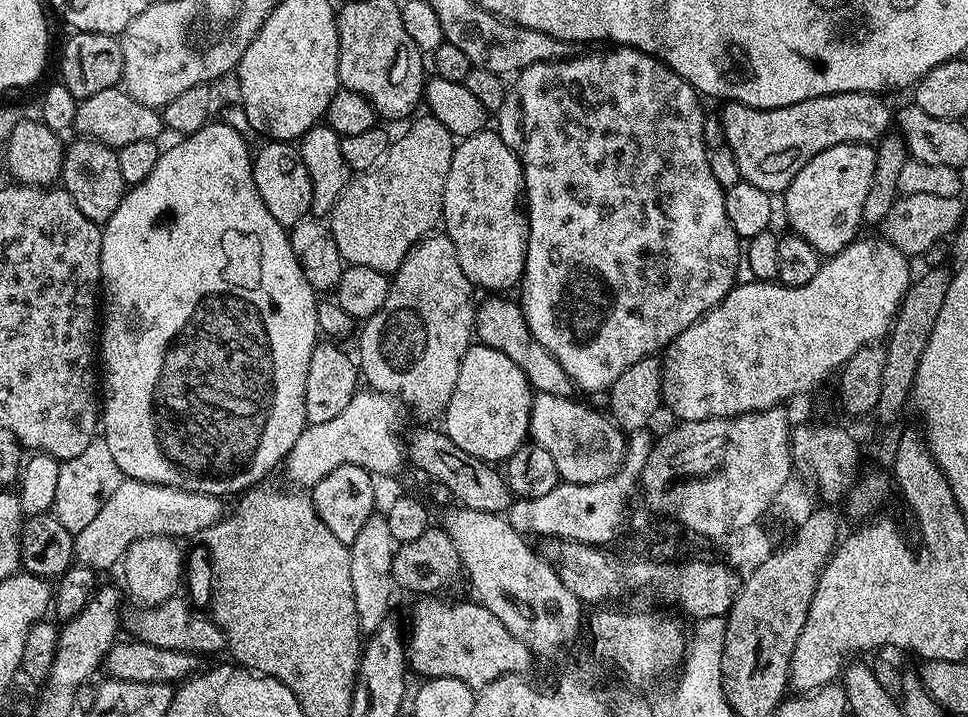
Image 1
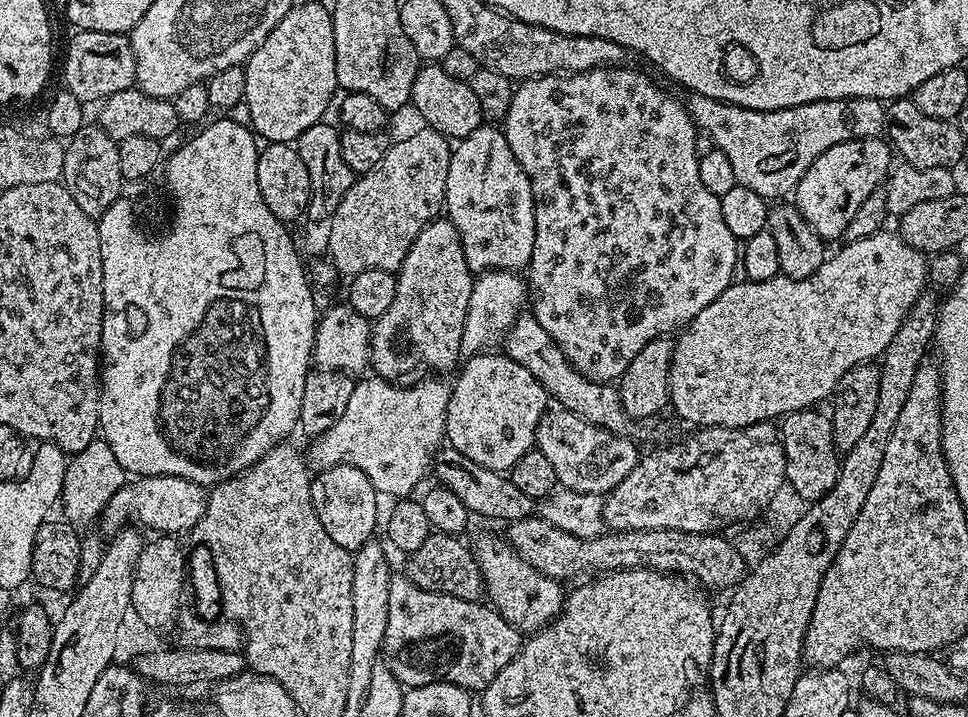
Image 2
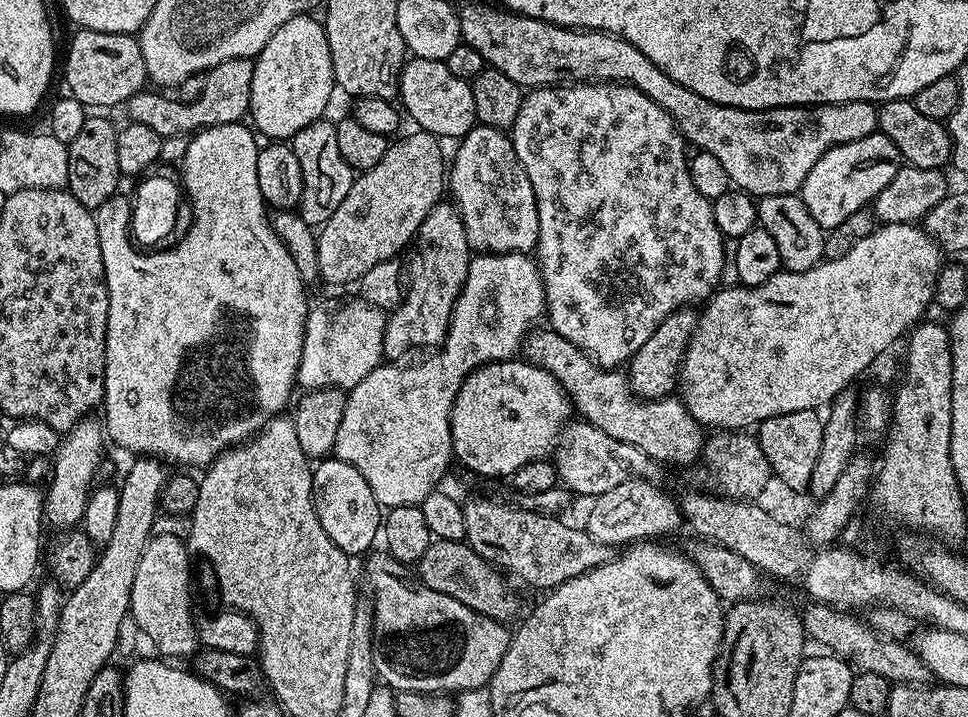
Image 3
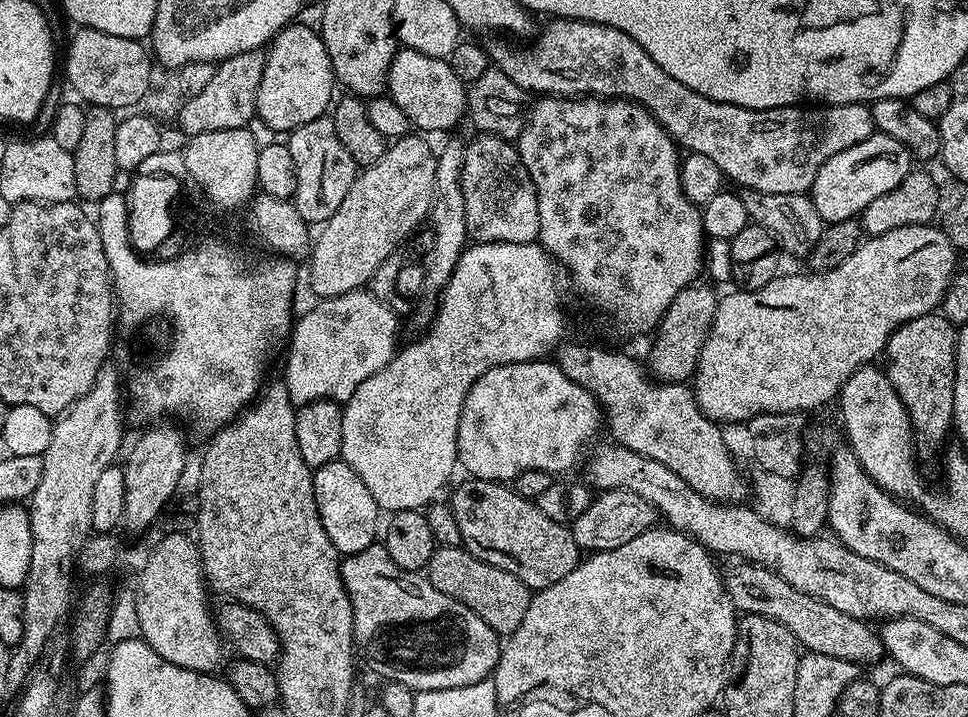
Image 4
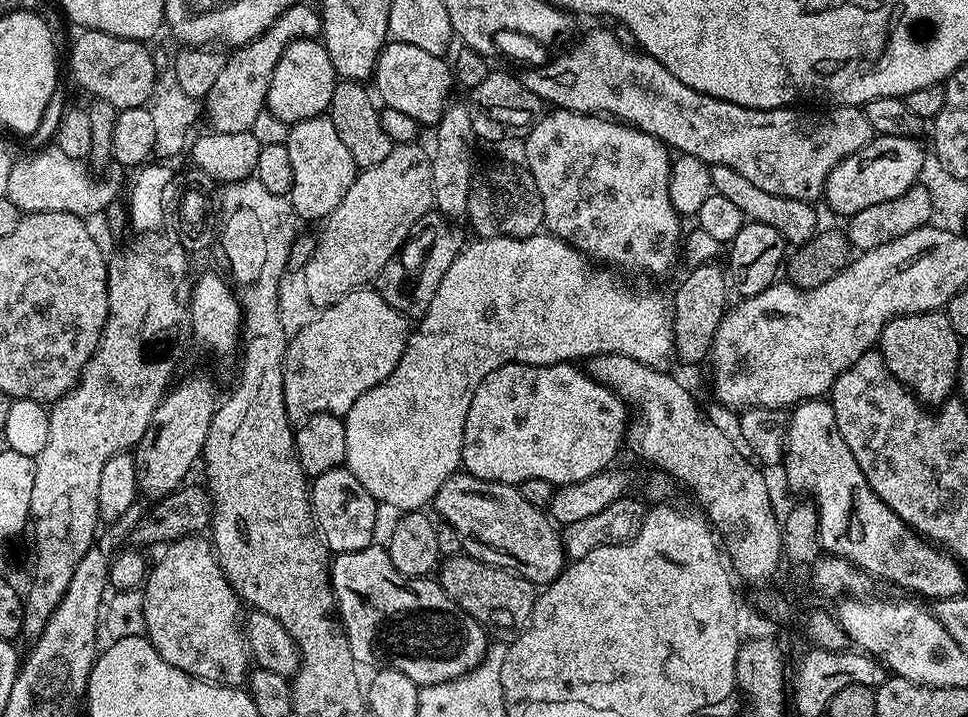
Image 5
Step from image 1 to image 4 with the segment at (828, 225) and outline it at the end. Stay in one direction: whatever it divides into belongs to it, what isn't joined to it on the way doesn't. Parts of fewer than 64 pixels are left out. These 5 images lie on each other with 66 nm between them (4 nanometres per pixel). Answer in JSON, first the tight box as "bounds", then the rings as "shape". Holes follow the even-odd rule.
{"bounds":[810,131,914,225],"shape":[[[873,131],[870,138],[858,142],[858,146],[850,146],[850,150],[842,150],[842,154],[834,154],[834,158],[830,158],[824,163],[822,170],[818,170],[810,189],[814,210],[818,210],[825,225],[859,217],[860,213],[866,210],[866,206],[874,202],[874,198],[882,198],[882,194],[890,194],[890,190],[894,190],[894,186],[898,186],[898,182],[902,182],[902,178],[906,178],[906,174],[913,171],[913,168],[914,157],[906,150],[906,146],[902,146],[902,142]]]}

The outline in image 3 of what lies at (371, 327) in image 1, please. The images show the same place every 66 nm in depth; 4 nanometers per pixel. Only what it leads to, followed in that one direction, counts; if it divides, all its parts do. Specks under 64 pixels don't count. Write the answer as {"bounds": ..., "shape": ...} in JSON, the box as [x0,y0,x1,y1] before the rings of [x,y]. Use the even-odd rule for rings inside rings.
{"bounds":[384,202,473,362],"shape":[[[451,202],[435,204],[426,214],[420,231],[414,241],[416,248],[416,265],[412,268],[412,281],[407,281],[406,291],[398,307],[393,308],[384,325],[384,354],[389,361],[396,362],[401,359],[403,352],[411,348],[428,348],[443,344],[448,327],[452,321],[452,311],[456,305],[456,299],[460,297],[462,286],[466,282],[468,263],[472,261],[473,253],[468,247],[466,238],[466,226],[462,226],[462,218],[458,214],[456,205]]]}

